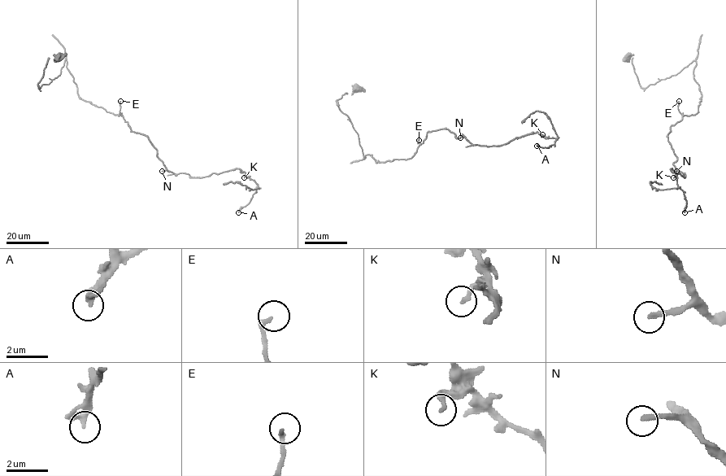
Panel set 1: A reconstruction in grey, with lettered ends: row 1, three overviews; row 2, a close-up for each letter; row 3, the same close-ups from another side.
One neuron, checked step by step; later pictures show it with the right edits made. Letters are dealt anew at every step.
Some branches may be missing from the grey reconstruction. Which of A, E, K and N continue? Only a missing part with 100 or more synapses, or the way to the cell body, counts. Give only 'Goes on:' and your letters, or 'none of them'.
Goes on: N

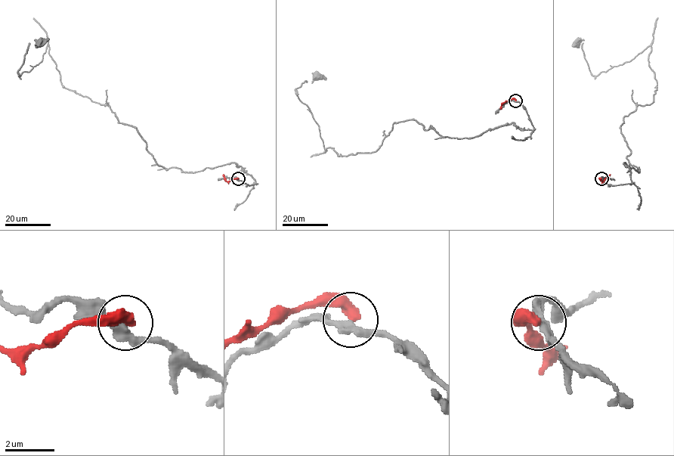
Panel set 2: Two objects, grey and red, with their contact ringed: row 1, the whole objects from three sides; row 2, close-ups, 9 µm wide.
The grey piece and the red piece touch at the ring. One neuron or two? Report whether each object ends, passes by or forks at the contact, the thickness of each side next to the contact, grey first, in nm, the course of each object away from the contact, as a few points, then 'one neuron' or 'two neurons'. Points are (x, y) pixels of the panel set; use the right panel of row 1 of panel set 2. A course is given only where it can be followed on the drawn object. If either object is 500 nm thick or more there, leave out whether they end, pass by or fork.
grey passes by; red ends there; 320 nm thick on the grey side, 440 nm on the other; grey runs (601, 178), (632, 182), (624, 162), (639, 172), (620, 127), (653, 101), (651, 44), (593, 76), (578, 43); red runs (601, 178), (603, 181), (610, 174); two neurons

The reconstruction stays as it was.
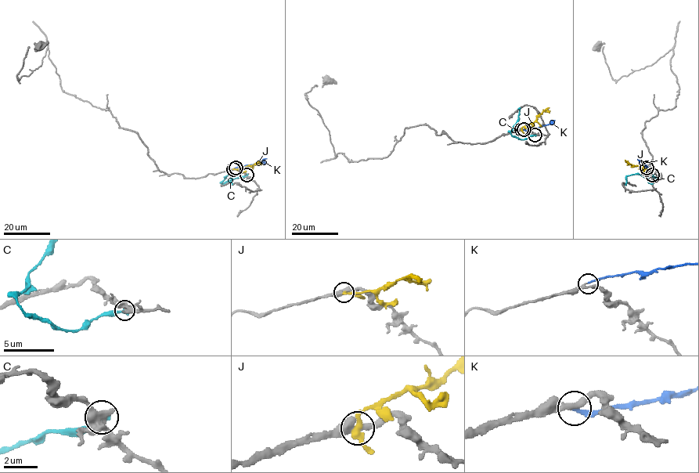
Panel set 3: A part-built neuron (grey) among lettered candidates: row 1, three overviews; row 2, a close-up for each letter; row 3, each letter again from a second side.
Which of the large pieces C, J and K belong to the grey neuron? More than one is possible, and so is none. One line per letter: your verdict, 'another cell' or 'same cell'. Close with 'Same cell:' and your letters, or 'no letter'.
C: another cell
J: another cell
K: same cell
Same cell: K

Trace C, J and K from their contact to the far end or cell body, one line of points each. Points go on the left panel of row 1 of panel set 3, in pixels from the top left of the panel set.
C: (246, 175), (222, 182), (228, 174), (232, 176), (232, 185)
J: (233, 169), (250, 166), (261, 160)
K: (236, 167), (261, 163), (267, 158)

